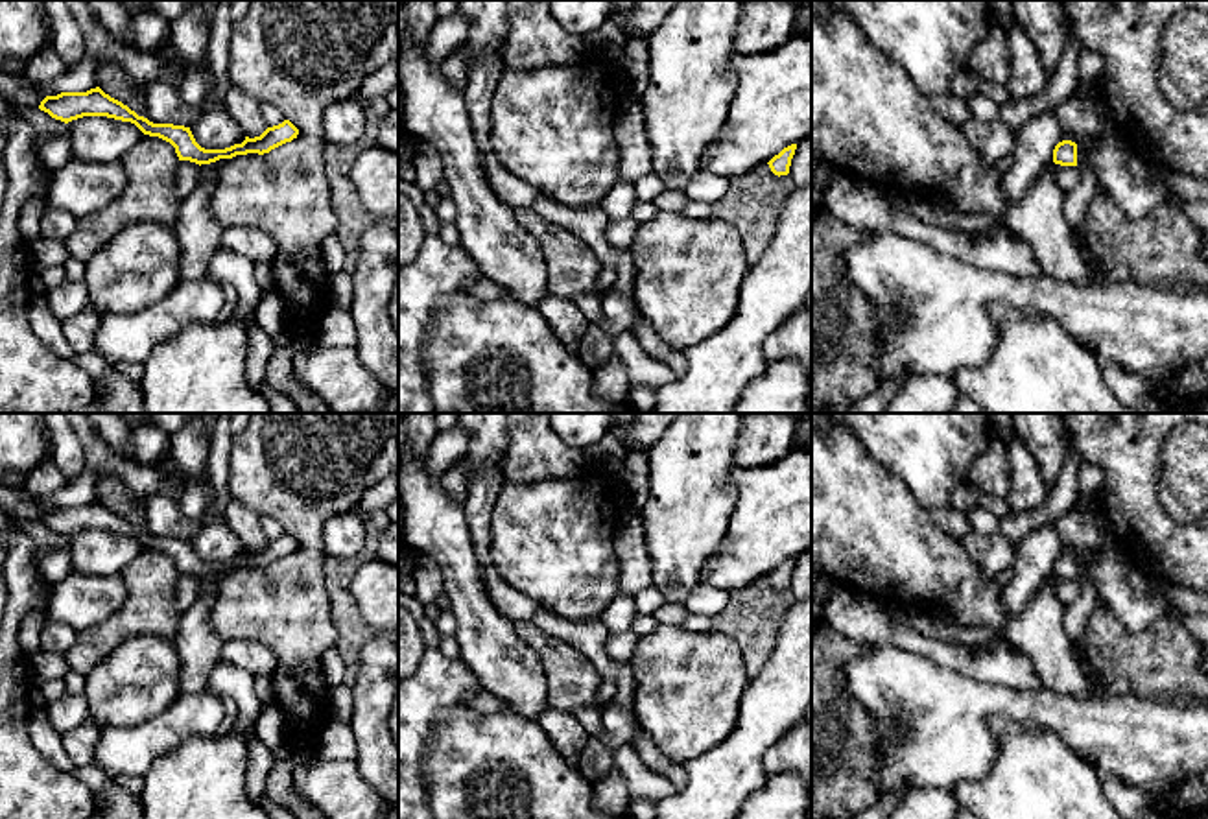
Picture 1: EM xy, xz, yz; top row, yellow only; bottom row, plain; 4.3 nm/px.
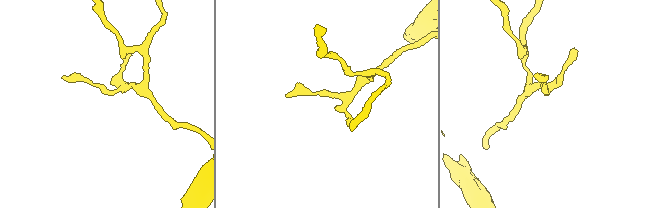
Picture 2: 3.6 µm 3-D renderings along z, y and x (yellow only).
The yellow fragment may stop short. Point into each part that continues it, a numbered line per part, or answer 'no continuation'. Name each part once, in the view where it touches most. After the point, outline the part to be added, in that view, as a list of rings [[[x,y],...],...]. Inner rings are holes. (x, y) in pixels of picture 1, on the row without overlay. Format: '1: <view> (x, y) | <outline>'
no continuation

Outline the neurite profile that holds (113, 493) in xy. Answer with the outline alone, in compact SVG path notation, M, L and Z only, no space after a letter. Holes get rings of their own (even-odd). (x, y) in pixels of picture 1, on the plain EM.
M103 474L98 480L98 500L111 511L122 515L138 529L148 531L146 513L136 504L136 494L116 476Z

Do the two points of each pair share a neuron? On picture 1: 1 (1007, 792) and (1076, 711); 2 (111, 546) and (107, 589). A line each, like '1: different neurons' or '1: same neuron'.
1: different neurons
2: different neurons

